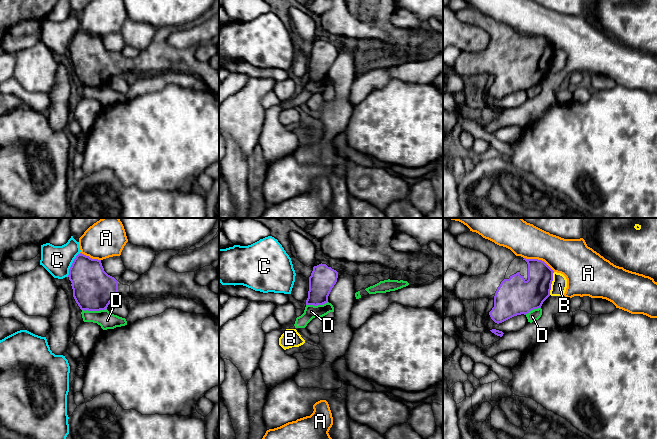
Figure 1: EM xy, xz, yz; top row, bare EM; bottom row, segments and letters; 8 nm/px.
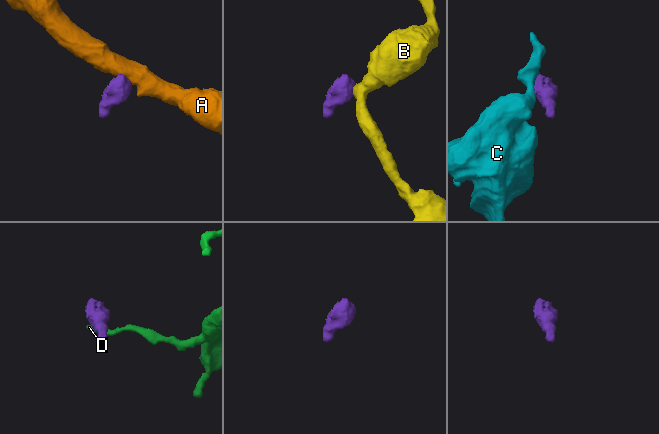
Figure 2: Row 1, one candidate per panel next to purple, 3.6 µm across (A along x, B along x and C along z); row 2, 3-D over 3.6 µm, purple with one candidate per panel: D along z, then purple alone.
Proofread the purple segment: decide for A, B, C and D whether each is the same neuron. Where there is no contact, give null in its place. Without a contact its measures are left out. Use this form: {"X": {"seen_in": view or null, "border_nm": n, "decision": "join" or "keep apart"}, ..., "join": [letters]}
{"A": {"seen_in": "yz", "border_nm": 280, "decision": "keep apart"}, "B": {"seen_in": "yz", "border_nm": 190, "decision": "keep apart"}, "C": {"seen_in": "xy", "border_nm": 220, "decision": "keep apart"}, "D": {"seen_in": "xy", "border_nm": 200, "decision": "keep apart"}, "join": []}

